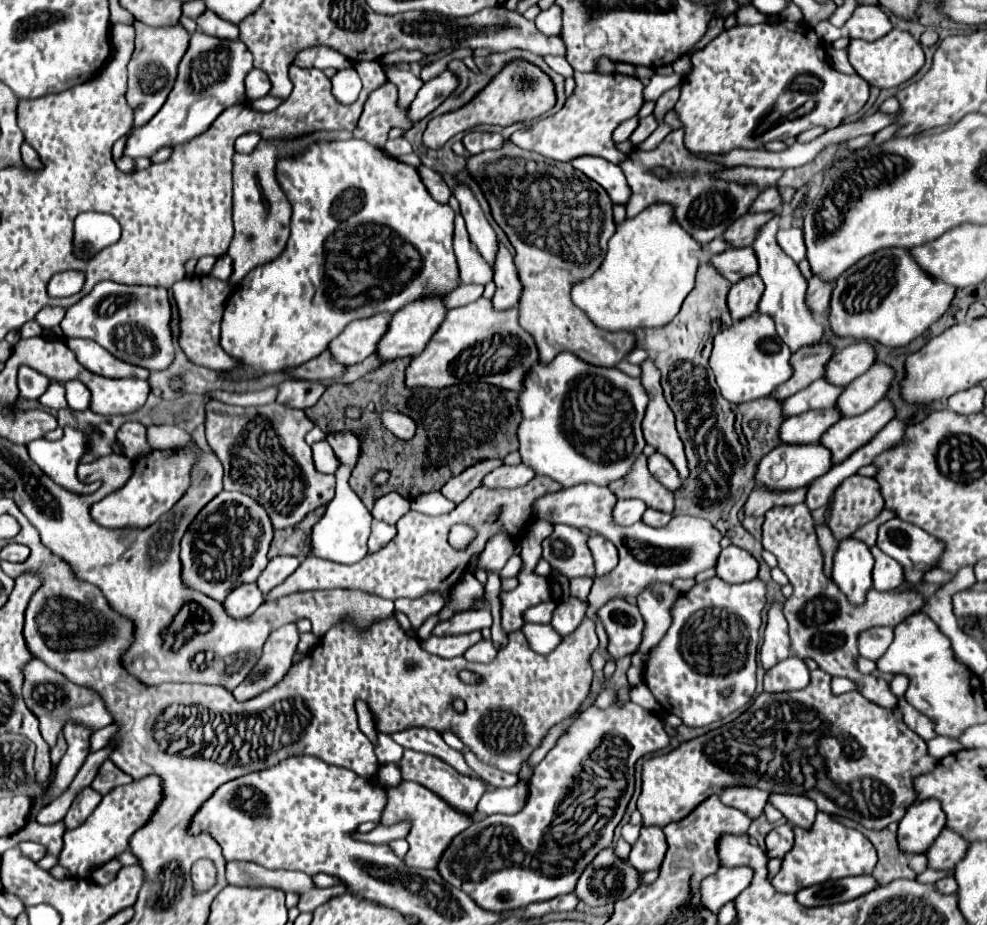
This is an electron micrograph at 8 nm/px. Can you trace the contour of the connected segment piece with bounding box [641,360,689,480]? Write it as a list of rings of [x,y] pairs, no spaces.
[[[647,360],[641,366],[641,370],[643,370],[641,382],[649,394],[649,406],[647,406],[647,412],[643,418],[643,436],[645,436],[647,444],[655,446],[657,452],[665,454],[673,462],[679,476],[685,480],[685,476],[689,476],[689,466],[685,460],[685,450],[683,450],[681,438],[675,428],[673,410],[669,408],[669,404],[663,398],[663,388],[659,384],[661,374],[651,360]]]

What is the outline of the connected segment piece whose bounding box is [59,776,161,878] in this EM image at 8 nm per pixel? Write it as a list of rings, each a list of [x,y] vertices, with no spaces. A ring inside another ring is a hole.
[[[157,776],[135,780],[133,784],[115,788],[113,792],[105,794],[101,804],[95,808],[95,812],[79,828],[65,832],[63,836],[65,846],[63,846],[59,864],[67,868],[71,876],[87,878],[93,868],[109,862],[111,858],[127,850],[129,838],[137,828],[141,828],[149,820],[159,800],[161,800],[161,780]],[[115,842],[119,842],[119,848],[115,848]]]

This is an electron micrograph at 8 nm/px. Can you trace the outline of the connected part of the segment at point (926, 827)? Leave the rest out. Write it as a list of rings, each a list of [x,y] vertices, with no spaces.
[[[935,800],[911,804],[899,820],[899,846],[903,852],[927,852],[945,826],[945,812]]]

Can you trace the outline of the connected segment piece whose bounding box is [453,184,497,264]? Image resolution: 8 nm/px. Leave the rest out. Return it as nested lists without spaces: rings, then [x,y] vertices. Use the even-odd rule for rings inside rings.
[[[455,184],[453,196],[459,200],[461,214],[465,218],[465,226],[467,226],[473,246],[481,252],[481,256],[489,264],[493,264],[495,254],[497,254],[497,236],[495,236],[495,230],[491,228],[491,224],[487,222],[477,198],[473,196],[473,192],[467,184]]]

